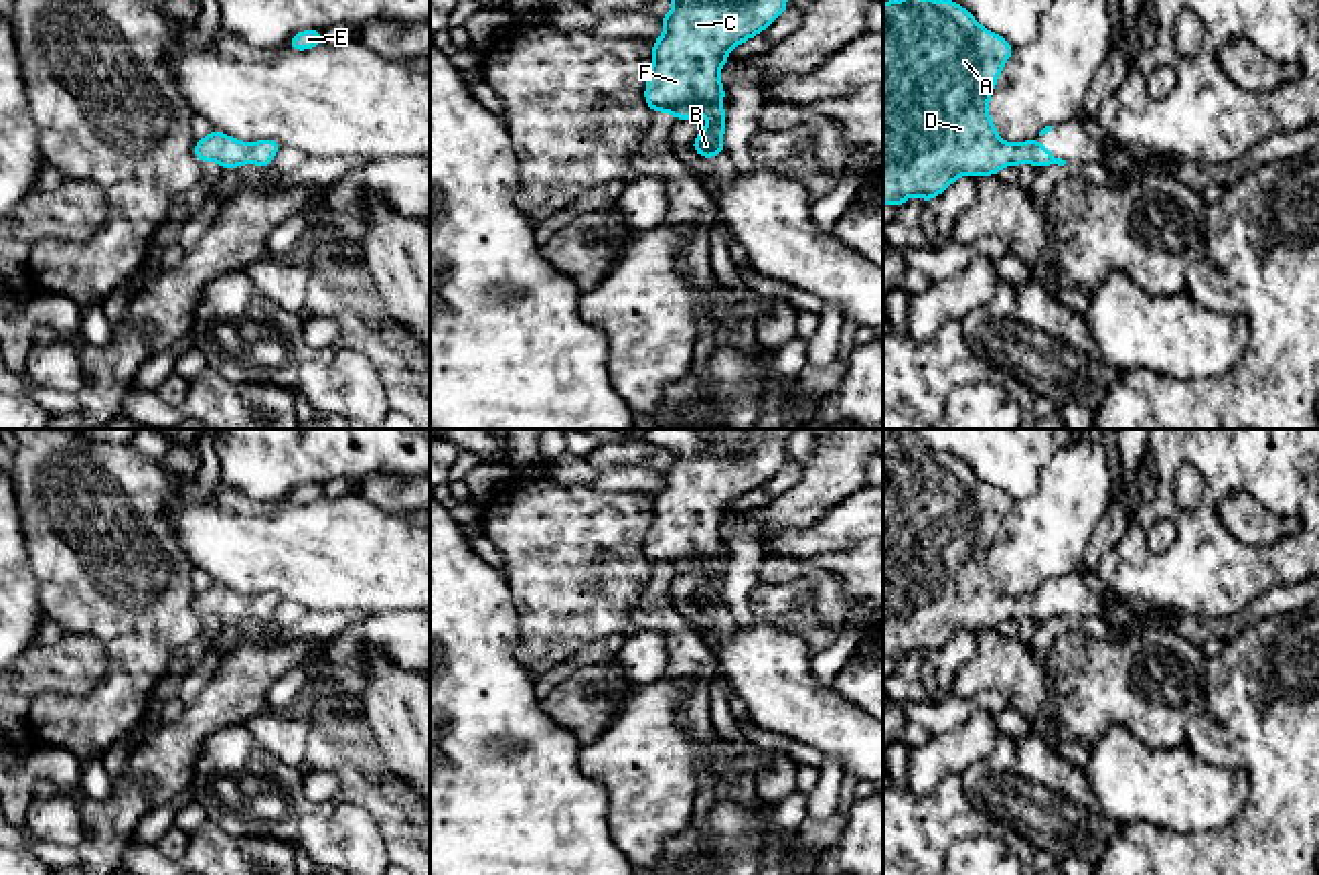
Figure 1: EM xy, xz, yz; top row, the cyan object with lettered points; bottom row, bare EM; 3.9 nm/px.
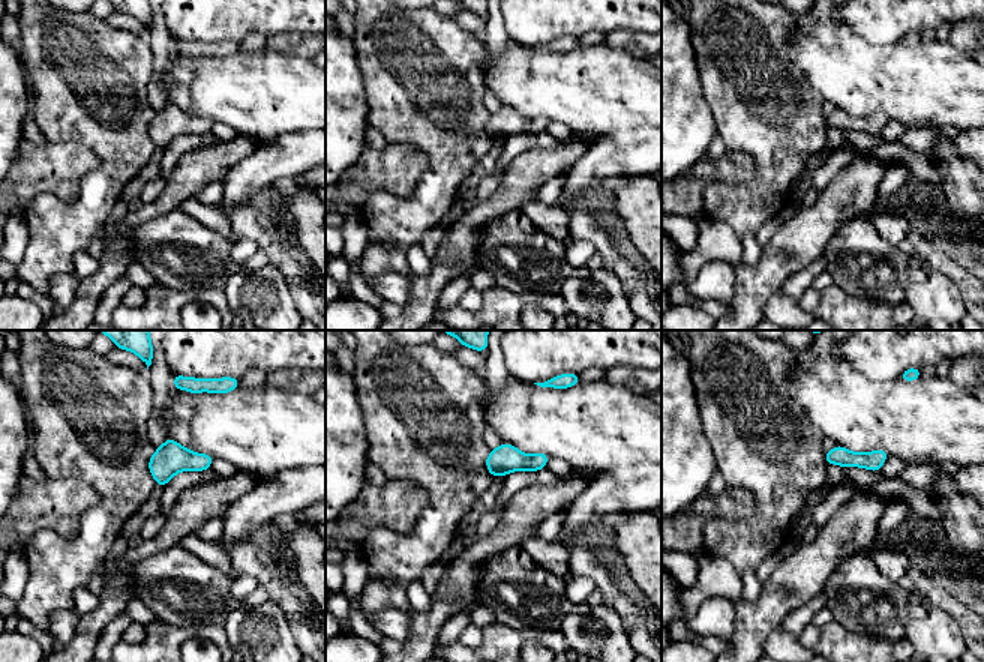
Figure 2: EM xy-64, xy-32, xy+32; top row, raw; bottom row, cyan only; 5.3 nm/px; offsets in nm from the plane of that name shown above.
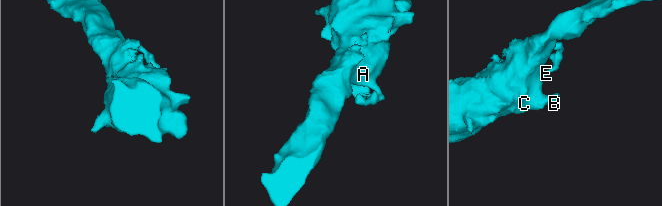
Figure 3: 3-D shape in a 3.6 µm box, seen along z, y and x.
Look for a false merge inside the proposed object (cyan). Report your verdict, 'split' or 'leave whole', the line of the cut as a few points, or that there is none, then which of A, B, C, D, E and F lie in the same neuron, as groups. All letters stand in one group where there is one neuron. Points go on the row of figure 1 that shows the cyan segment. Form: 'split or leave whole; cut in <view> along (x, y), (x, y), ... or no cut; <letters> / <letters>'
leave whole; no cut; A B C D E F

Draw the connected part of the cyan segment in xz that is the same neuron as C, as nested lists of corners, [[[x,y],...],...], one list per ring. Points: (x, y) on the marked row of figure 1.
[[[673,0],[669,14],[658,16],[665,32],[652,43],[652,69],[648,75],[644,99],[652,113],[669,111],[675,120],[709,115],[711,122],[697,134],[691,148],[713,158],[725,154],[723,130],[725,109],[721,101],[725,87],[719,83],[719,71],[727,63],[727,53],[746,38],[758,36],[786,8],[786,0]]]

